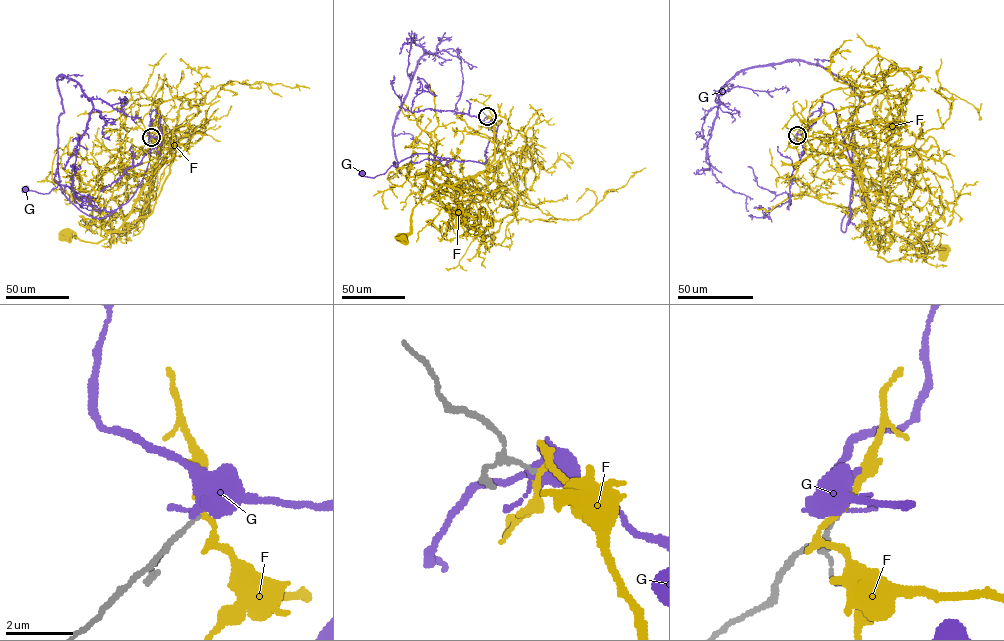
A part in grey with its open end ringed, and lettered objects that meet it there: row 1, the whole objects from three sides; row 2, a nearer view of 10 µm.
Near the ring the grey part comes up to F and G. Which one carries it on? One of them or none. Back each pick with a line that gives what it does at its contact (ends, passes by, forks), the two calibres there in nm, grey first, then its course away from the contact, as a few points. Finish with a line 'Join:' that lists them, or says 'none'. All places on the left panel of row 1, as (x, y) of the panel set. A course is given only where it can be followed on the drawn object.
Join: none

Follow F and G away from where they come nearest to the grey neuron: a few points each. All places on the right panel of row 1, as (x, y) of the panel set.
F: (796, 135), (814, 150), (842, 154), (856, 172), (872, 237), (879, 245), (878, 256), (889, 261), (944, 248)
G: (796, 135), (815, 121), (822, 102), (832, 105), (853, 171), (843, 232), (853, 188), (864, 196)

